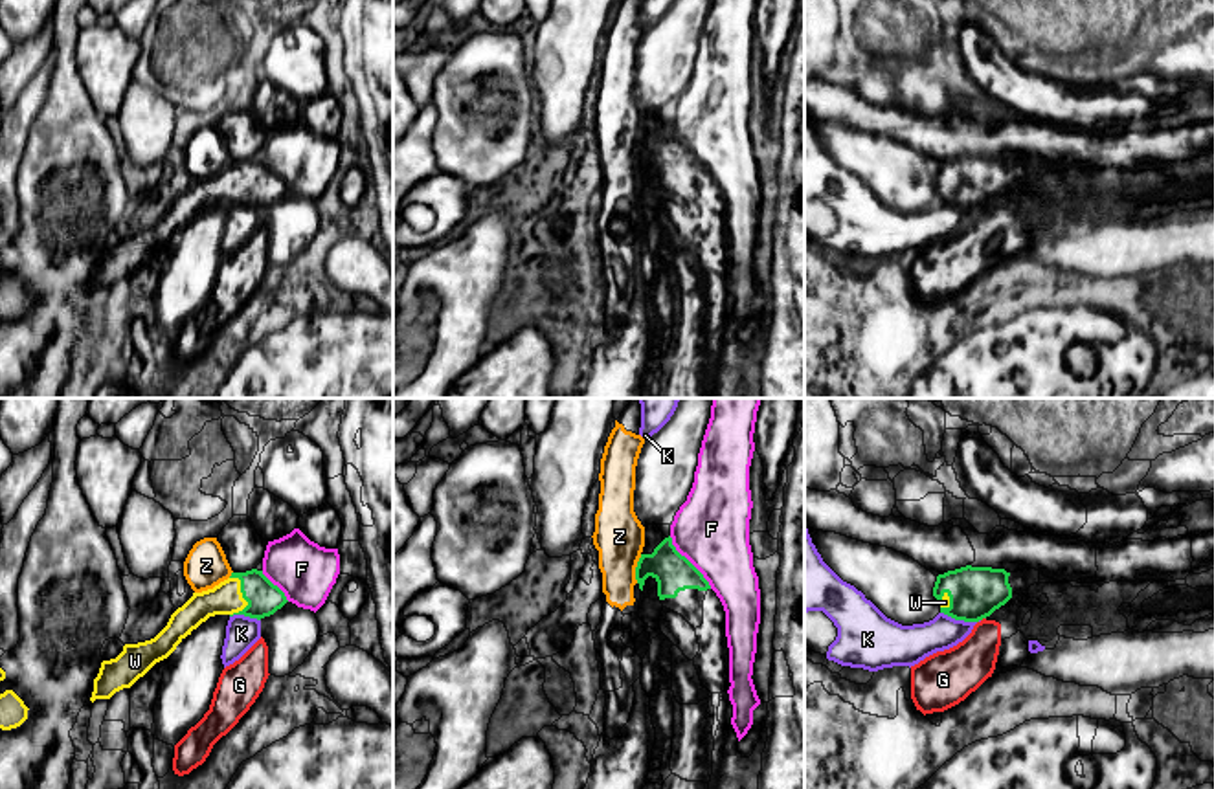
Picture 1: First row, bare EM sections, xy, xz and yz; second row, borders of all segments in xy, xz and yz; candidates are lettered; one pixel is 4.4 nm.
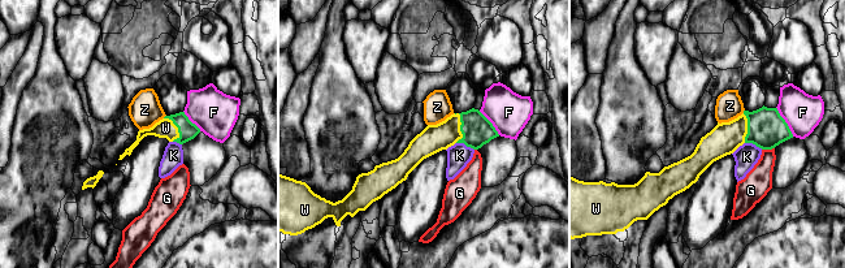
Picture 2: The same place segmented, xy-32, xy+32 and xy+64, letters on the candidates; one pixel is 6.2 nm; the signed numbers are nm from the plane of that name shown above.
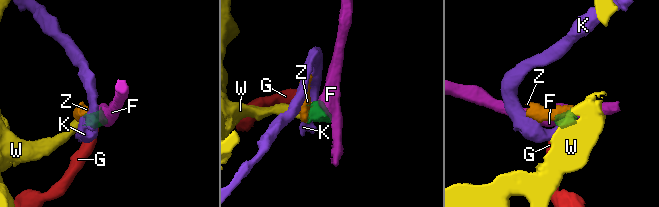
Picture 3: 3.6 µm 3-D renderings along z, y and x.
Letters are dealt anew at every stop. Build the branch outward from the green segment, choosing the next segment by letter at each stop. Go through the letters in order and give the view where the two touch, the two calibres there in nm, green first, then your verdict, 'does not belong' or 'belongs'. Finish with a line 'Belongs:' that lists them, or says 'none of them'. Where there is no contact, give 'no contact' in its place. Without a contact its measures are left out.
F: xz | 170/340 nm | does not belong
G: yz | 220/220 nm | does not belong
K: yz | 220/160 nm | does not belong
W: xy | 150/140 nm | belongs
Z: xz | 170/220 nm | does not belong
Belongs: W

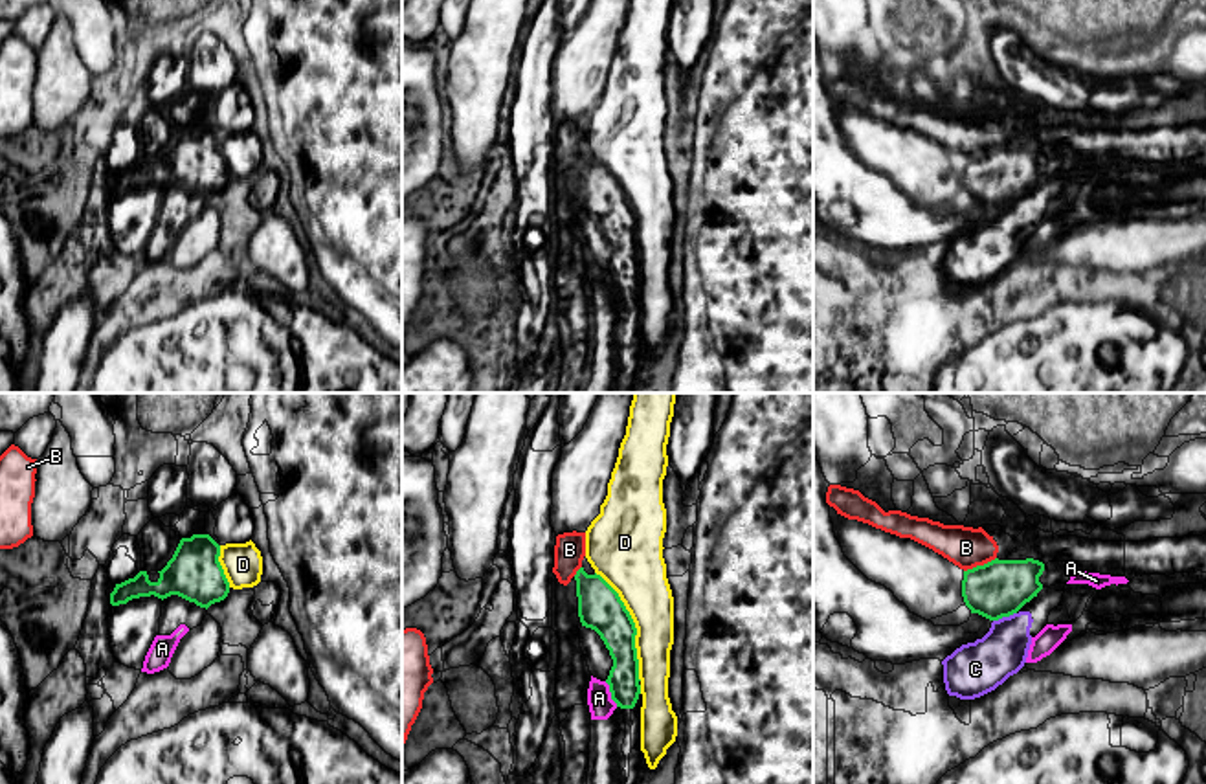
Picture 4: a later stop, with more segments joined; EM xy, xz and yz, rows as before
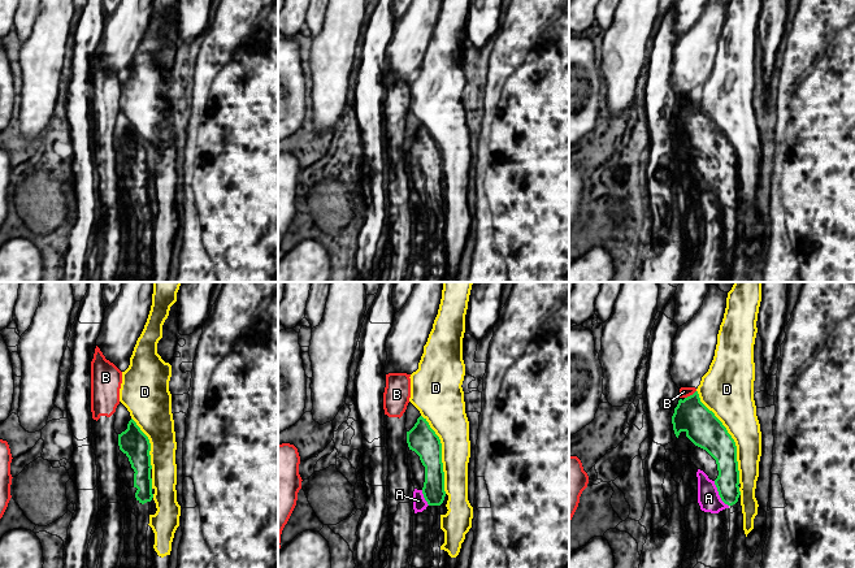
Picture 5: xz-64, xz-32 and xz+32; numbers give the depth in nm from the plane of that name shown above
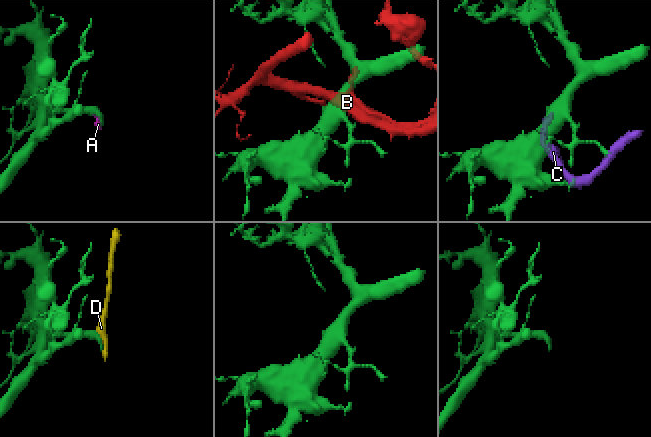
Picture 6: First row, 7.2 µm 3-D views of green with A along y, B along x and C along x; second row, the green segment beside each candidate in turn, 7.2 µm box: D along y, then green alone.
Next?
A: xz | 140/110 nm | does not belong
B: yz | 260/180 nm | does not belong
C: yz | 260/220 nm | does not belong
D: xz | 190/260 nm | does not belong
Belongs: none of them

